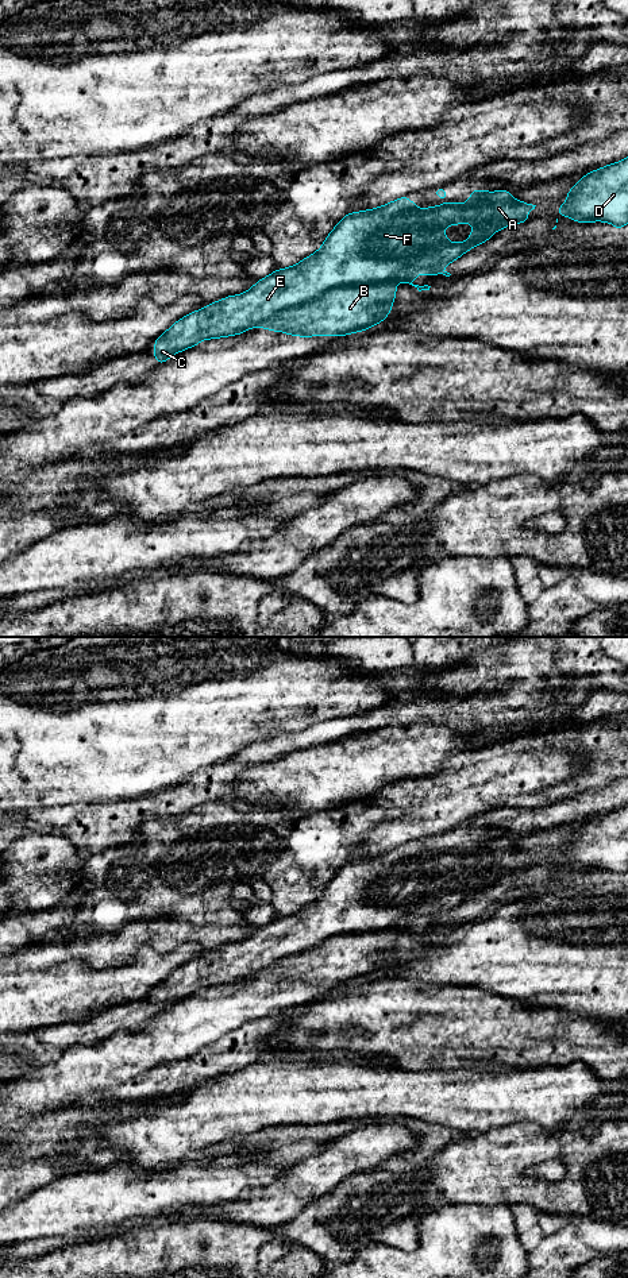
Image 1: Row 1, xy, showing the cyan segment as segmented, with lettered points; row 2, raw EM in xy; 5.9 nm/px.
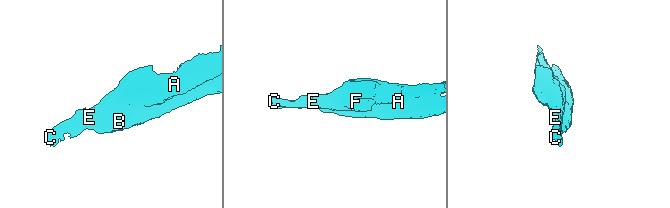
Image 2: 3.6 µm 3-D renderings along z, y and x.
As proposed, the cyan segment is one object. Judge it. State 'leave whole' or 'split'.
split

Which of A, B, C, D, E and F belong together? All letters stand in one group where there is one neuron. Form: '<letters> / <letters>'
A C E F / B D

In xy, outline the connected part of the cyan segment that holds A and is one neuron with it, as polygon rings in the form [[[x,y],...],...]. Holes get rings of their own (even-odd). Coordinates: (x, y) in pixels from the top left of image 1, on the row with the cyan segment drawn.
[[[471,189],[470,200],[466,204],[452,202],[423,209],[416,209],[416,202],[409,201],[408,196],[375,209],[348,212],[330,232],[323,246],[300,263],[288,269],[277,269],[243,294],[224,297],[176,321],[155,339],[151,351],[157,366],[174,354],[197,345],[201,340],[236,336],[255,325],[262,328],[265,321],[280,312],[304,305],[336,286],[381,282],[389,281],[400,273],[425,274],[442,269],[469,250],[486,243],[497,231],[516,223],[529,221],[527,213],[536,206],[513,198],[508,189],[498,192]],[[461,223],[474,224],[470,238],[461,243],[447,242],[443,227]]]

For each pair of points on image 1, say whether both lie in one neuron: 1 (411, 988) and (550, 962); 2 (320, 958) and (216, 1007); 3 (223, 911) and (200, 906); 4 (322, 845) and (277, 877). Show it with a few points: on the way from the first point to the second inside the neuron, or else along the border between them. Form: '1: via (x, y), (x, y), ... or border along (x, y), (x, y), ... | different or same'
1: border along (405, 979), (467, 987) | different
2: via (295, 969), (284, 972), (259, 996), (242, 1002) | same
3: via (218, 908), (205, 906) | same
4: via (311, 854), (288, 876) | same

